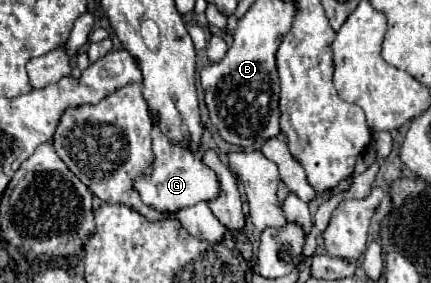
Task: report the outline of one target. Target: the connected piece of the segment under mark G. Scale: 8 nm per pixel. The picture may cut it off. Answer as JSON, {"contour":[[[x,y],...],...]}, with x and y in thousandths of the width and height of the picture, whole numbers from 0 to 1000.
{"contour":[[[355,417],[355,608],[341,622],[323,622],[323,636],[309,643],[313,678],[341,721],[346,735],[369,735],[369,749],[406,749],[415,735],[434,735],[443,721],[457,721],[466,707],[490,707],[508,686],[508,650],[490,594],[480,594],[457,544],[448,544],[439,523],[425,509],[387,488],[374,452],[364,417]]]}

